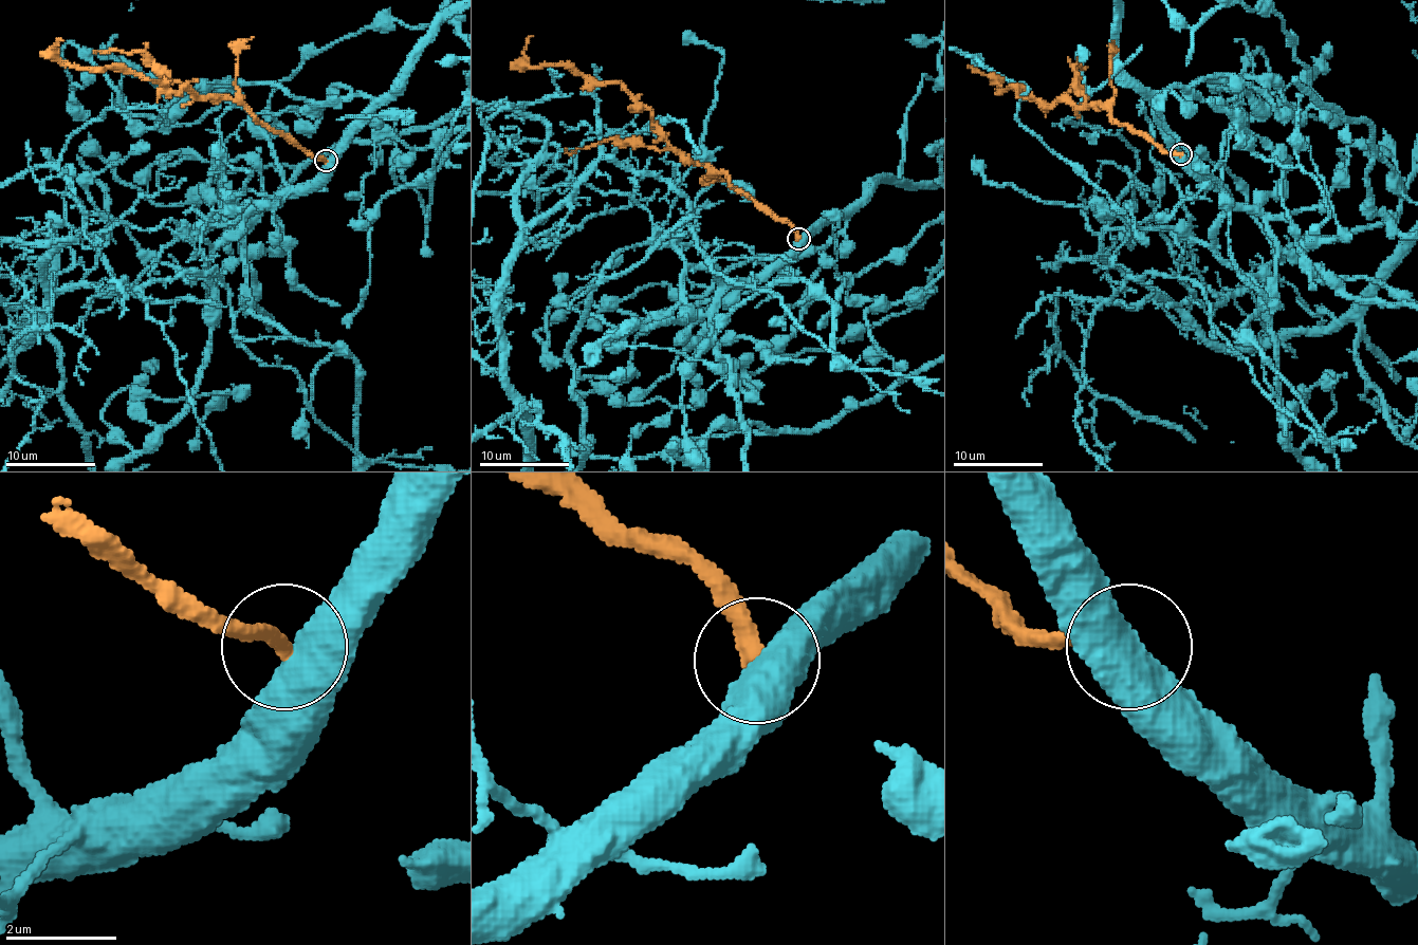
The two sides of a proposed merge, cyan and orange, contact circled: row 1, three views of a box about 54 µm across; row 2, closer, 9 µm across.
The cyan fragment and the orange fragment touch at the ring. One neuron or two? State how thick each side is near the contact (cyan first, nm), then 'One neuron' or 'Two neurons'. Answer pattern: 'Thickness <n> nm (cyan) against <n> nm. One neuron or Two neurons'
Thickness 700 nm (cyan) against 320 nm. Two neurons

